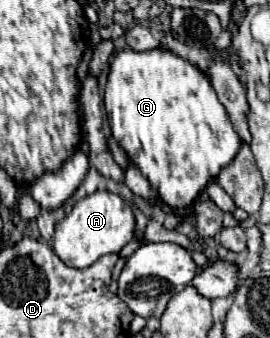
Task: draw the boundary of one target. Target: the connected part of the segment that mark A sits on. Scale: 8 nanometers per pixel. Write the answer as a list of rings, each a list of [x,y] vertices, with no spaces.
[[[96,191],[84,199],[80,199],[70,215],[56,225],[52,247],[56,255],[68,267],[90,267],[98,257],[106,253],[118,253],[126,243],[134,239],[134,211],[128,201],[110,191]]]

